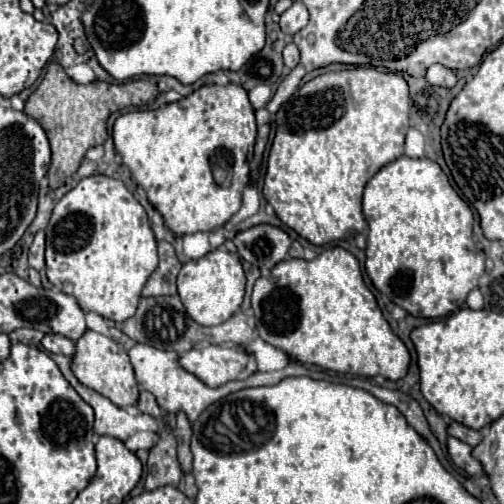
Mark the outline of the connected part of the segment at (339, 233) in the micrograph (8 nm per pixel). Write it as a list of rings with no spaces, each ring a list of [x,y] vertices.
[[[358,66],[326,72],[308,80],[276,112],[276,136],[268,154],[268,168],[262,188],[264,198],[286,226],[316,246],[364,232],[368,228],[362,214],[364,186],[382,166],[404,154],[408,114],[408,84],[400,74]]]

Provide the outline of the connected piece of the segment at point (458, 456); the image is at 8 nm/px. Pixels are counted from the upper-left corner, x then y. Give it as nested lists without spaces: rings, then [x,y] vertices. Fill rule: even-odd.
[[[448,436],[446,446],[448,446],[448,454],[450,454],[452,462],[454,462],[458,468],[466,470],[468,474],[484,476],[484,470],[482,470],[480,462],[472,458],[472,448],[468,448],[468,444],[466,444],[466,442],[462,442],[462,440],[458,440],[458,438]]]

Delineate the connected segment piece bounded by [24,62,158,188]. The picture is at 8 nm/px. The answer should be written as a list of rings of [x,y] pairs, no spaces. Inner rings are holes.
[[[50,62],[44,80],[28,96],[24,106],[24,112],[34,120],[38,120],[38,124],[44,128],[50,140],[52,148],[52,164],[48,170],[50,188],[62,186],[64,180],[78,170],[84,154],[92,146],[104,144],[104,140],[108,138],[106,120],[114,110],[126,106],[144,106],[148,100],[154,100],[156,96],[158,96],[156,82],[152,84],[150,80],[132,80],[122,86],[106,82],[76,84],[66,76],[64,68],[58,62]]]

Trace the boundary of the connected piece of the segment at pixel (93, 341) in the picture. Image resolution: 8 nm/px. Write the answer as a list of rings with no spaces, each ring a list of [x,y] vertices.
[[[86,330],[86,334],[82,334],[82,338],[78,338],[78,342],[74,344],[76,344],[76,352],[72,356],[70,368],[84,386],[106,396],[110,402],[114,402],[120,408],[134,406],[138,402],[138,384],[134,378],[134,370],[128,354],[118,342],[94,330]]]

